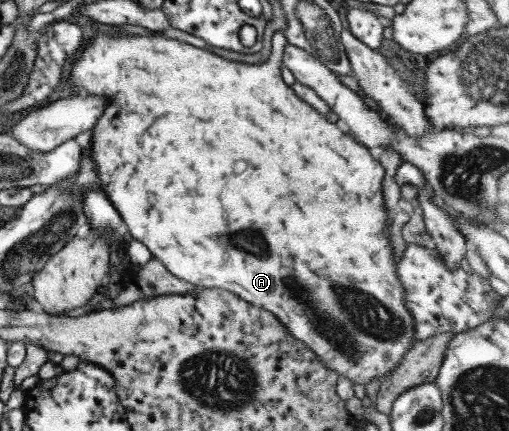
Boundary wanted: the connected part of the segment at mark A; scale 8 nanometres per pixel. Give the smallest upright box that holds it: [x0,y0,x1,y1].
[66,30,414,385]

